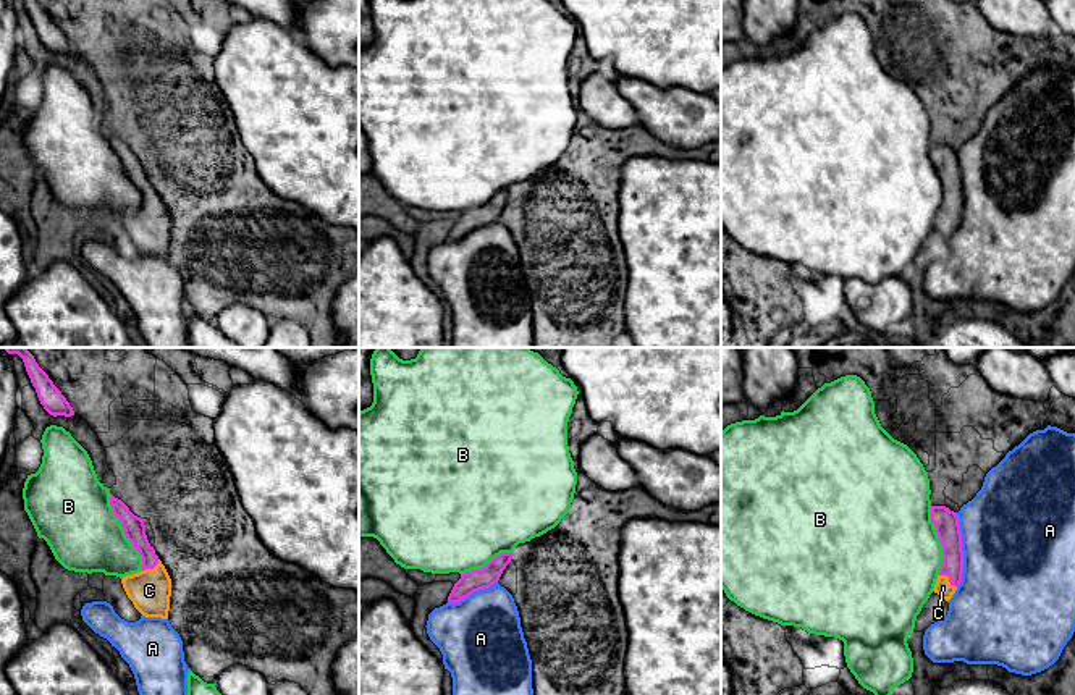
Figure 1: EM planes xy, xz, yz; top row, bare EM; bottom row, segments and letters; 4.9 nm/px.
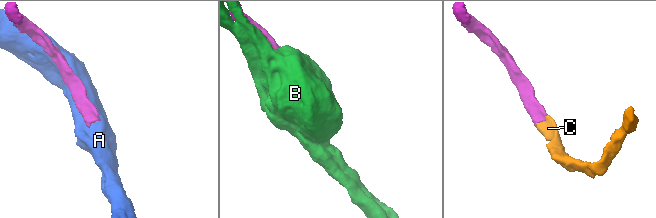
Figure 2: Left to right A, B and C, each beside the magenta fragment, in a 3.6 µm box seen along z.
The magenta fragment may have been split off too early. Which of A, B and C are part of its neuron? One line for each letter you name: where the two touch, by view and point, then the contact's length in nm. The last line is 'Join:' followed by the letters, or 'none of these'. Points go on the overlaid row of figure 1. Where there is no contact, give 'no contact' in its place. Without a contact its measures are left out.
C: yz (949, 579) | 110 nm
Join: C

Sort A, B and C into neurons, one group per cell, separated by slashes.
A / B / C

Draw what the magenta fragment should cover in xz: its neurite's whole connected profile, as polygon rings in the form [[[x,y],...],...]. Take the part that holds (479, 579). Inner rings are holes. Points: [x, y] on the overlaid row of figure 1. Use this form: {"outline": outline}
{"outline": [[[501,553],[491,559],[485,567],[461,574],[461,579],[454,583],[448,603],[459,603],[474,592],[488,588],[498,583],[503,571],[511,562],[512,553]]]}

